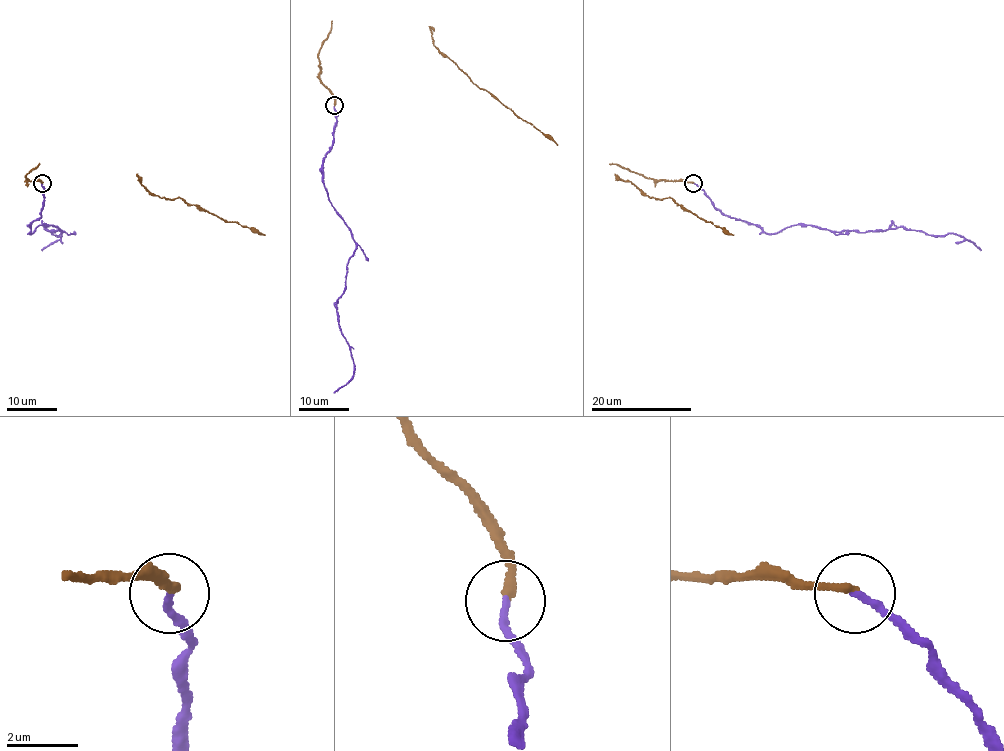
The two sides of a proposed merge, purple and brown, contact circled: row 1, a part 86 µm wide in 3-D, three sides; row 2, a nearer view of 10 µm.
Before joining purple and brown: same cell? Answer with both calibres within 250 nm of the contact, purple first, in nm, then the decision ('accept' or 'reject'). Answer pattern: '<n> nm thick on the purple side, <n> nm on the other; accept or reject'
200 nm thick on the purple side, 240 nm on the other; reject

